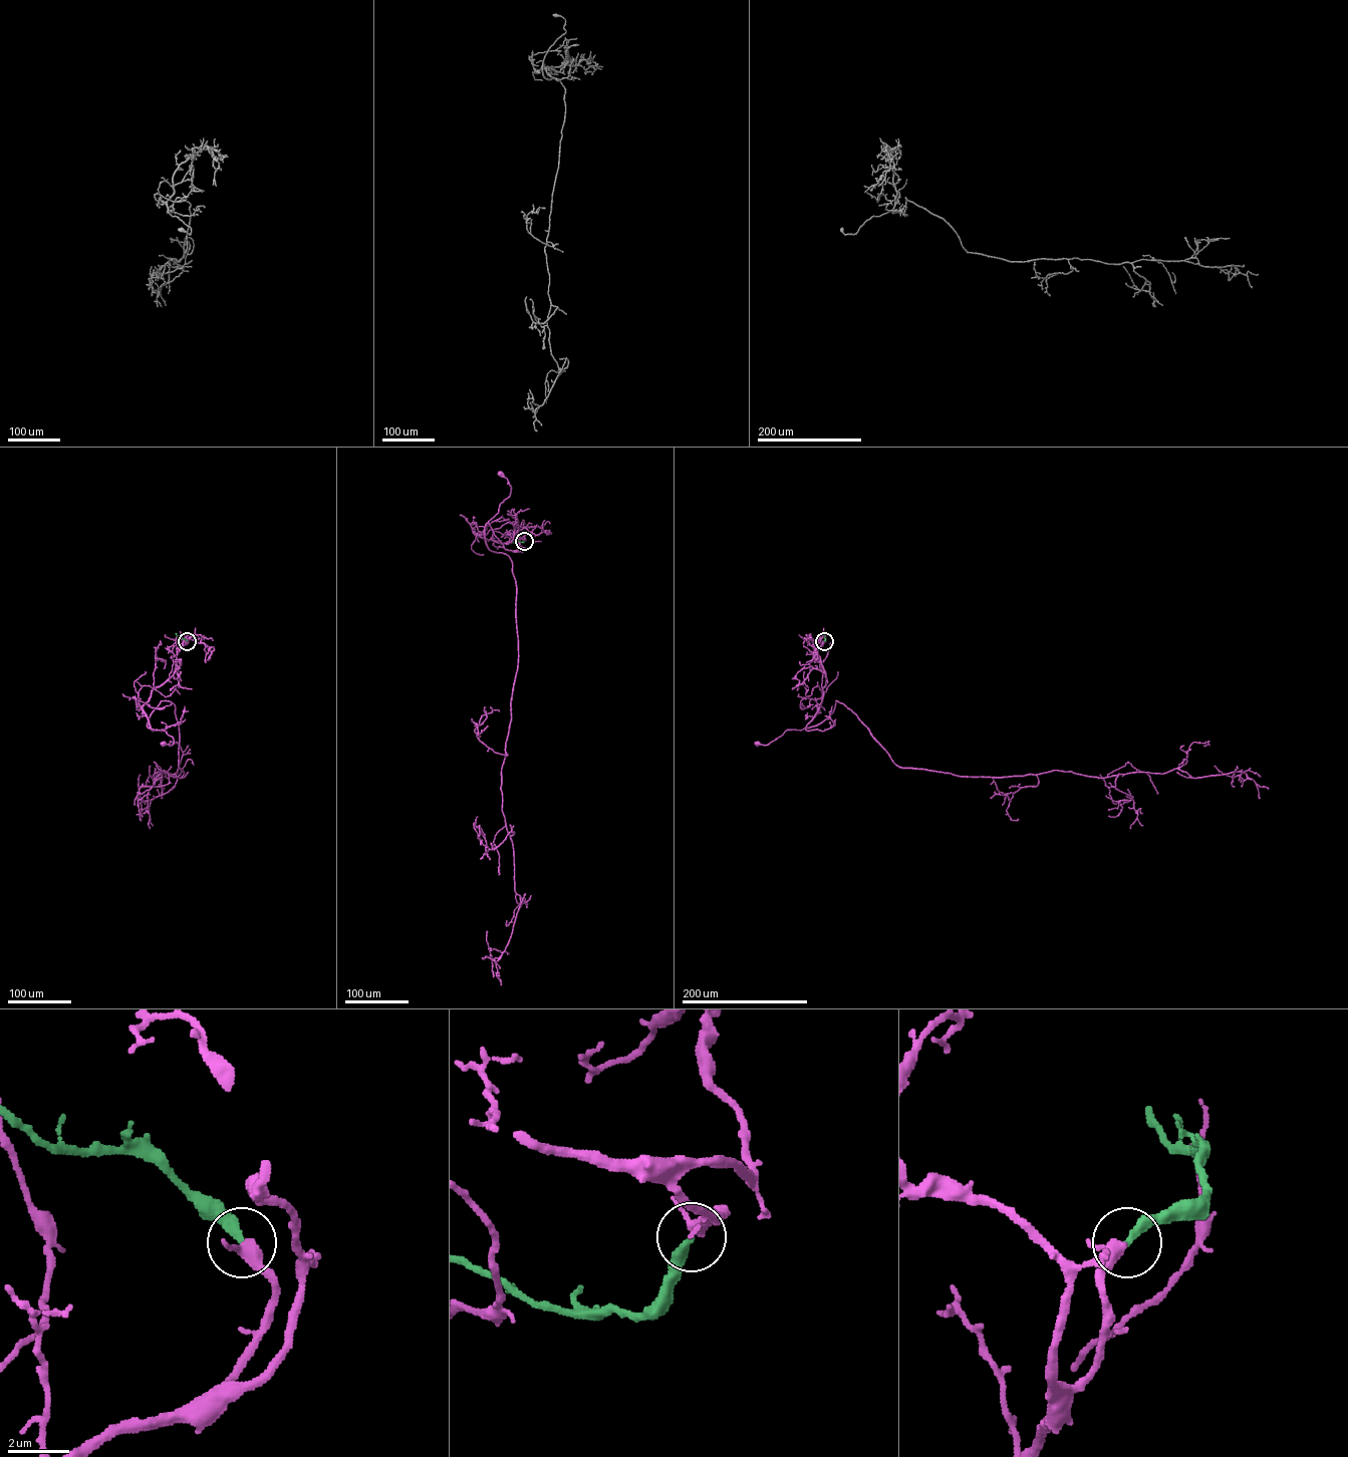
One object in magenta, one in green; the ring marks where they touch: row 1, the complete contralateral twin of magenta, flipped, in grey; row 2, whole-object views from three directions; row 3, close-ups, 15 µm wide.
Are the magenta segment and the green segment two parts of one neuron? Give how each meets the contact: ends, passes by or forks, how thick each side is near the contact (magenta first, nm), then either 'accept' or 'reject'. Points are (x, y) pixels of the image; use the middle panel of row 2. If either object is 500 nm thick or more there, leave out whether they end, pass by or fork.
magenta passes by; green ends; calibres 340 and 280 nm; accept

